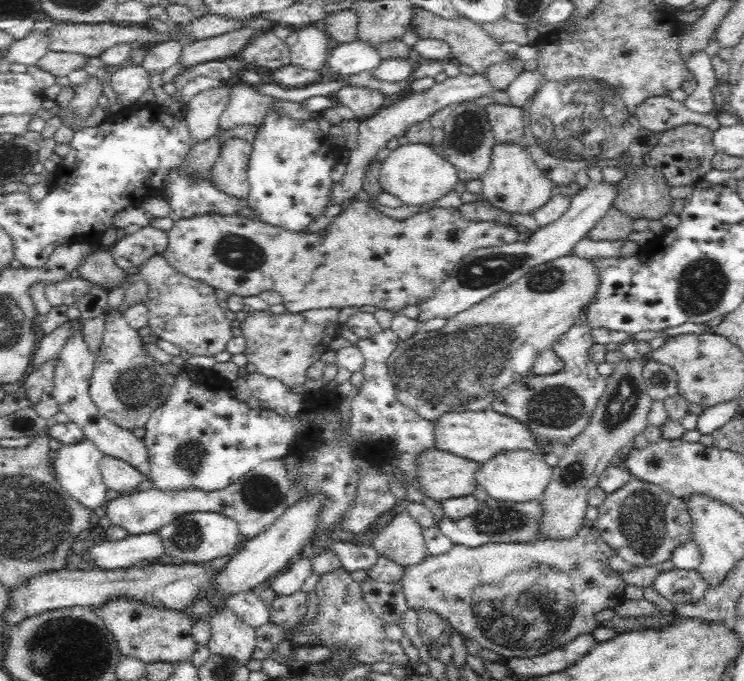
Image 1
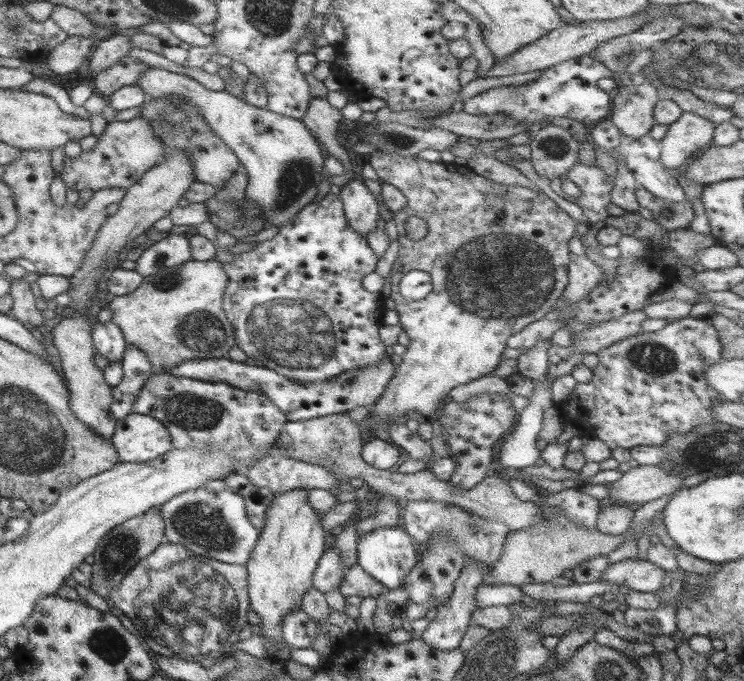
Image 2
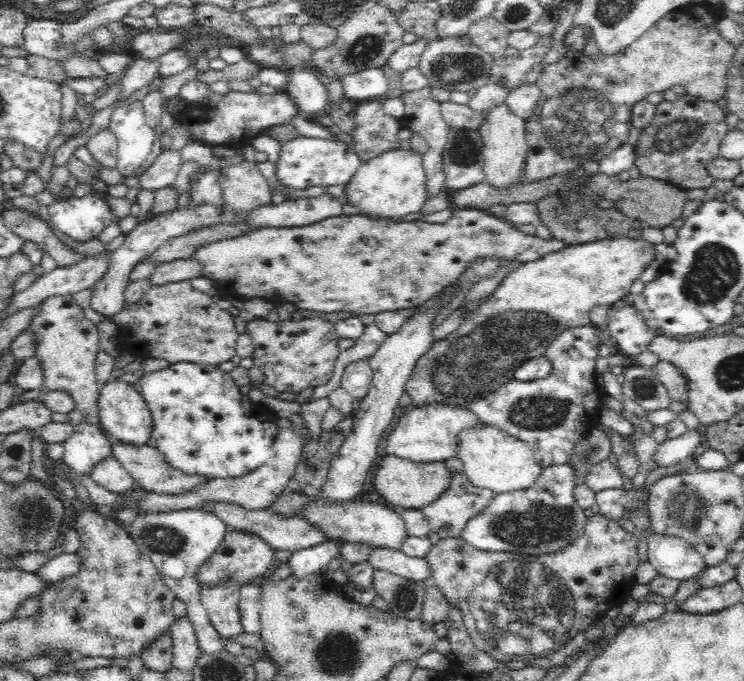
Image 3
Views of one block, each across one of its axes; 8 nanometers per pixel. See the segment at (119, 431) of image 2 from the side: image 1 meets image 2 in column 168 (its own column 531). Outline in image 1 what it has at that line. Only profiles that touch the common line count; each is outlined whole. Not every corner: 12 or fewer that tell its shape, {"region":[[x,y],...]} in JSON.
{"region":[[492,408],[450,411],[432,450],[478,465],[541,451],[524,425]]}

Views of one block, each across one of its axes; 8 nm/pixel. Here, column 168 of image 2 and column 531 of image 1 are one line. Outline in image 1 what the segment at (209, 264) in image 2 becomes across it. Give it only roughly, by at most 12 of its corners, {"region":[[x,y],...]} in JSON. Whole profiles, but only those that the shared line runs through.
{"region":[[572,252],[401,340],[398,400],[490,408],[589,308]]}

